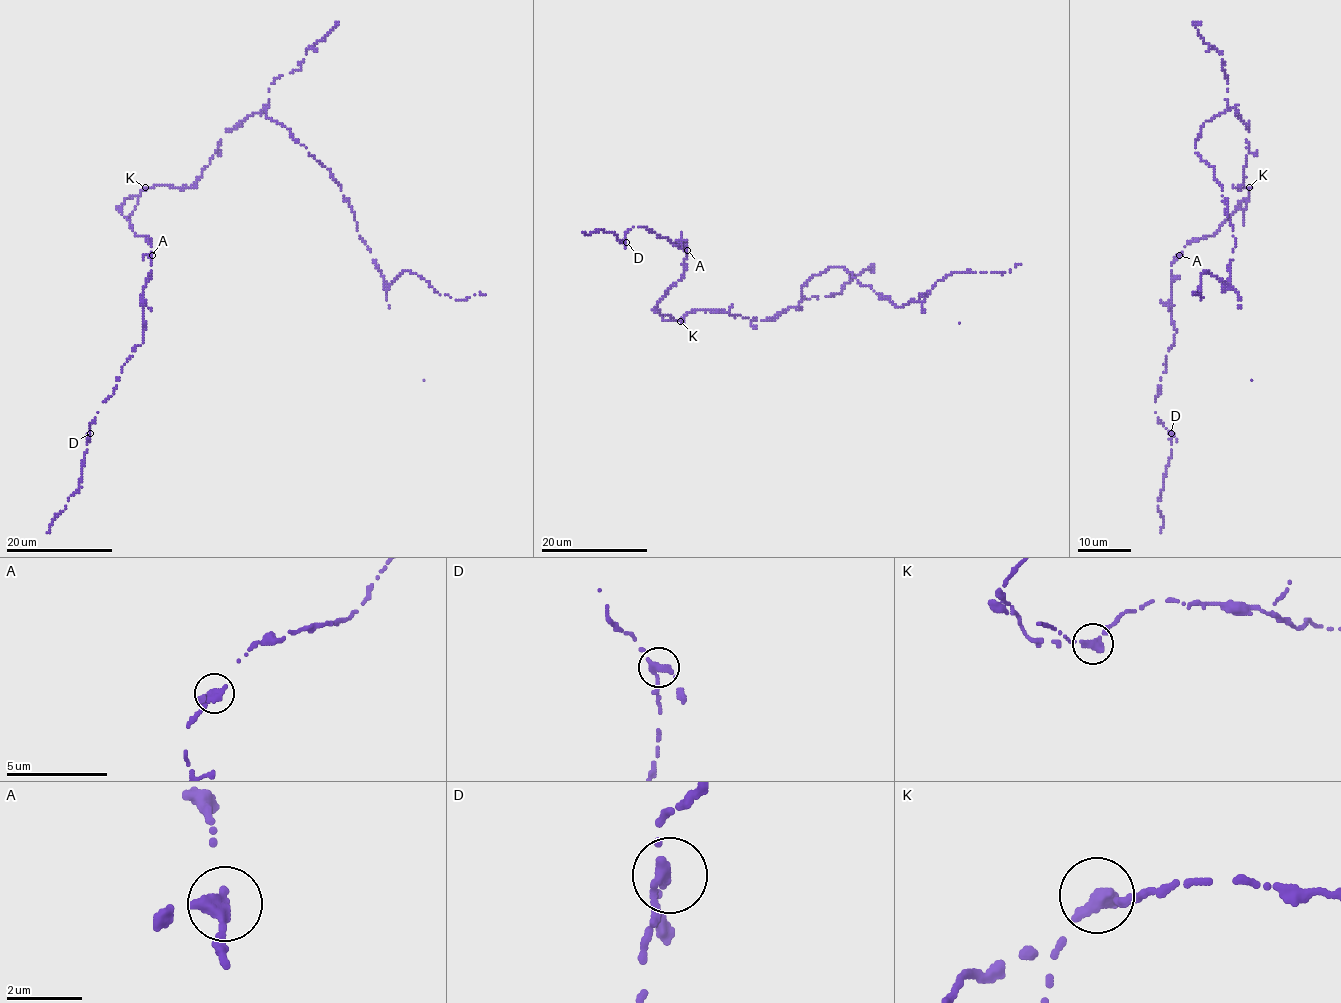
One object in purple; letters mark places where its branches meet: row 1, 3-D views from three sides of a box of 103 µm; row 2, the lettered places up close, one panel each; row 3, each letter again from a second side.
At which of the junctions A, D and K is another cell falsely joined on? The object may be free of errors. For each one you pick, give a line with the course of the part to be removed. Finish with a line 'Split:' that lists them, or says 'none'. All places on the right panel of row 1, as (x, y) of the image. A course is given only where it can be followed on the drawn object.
Split: none

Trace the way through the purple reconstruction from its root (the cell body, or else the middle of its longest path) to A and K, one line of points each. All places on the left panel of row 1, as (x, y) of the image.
A: (192, 186), (189, 188), (146, 187), (122, 204), (121, 214), (136, 235), (149, 239), (152, 255)
K: (192, 186), (189, 188), (145, 187)

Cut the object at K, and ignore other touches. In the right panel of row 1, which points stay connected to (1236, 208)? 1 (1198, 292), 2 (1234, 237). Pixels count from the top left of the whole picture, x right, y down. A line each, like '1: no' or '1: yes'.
1: no
2: no

